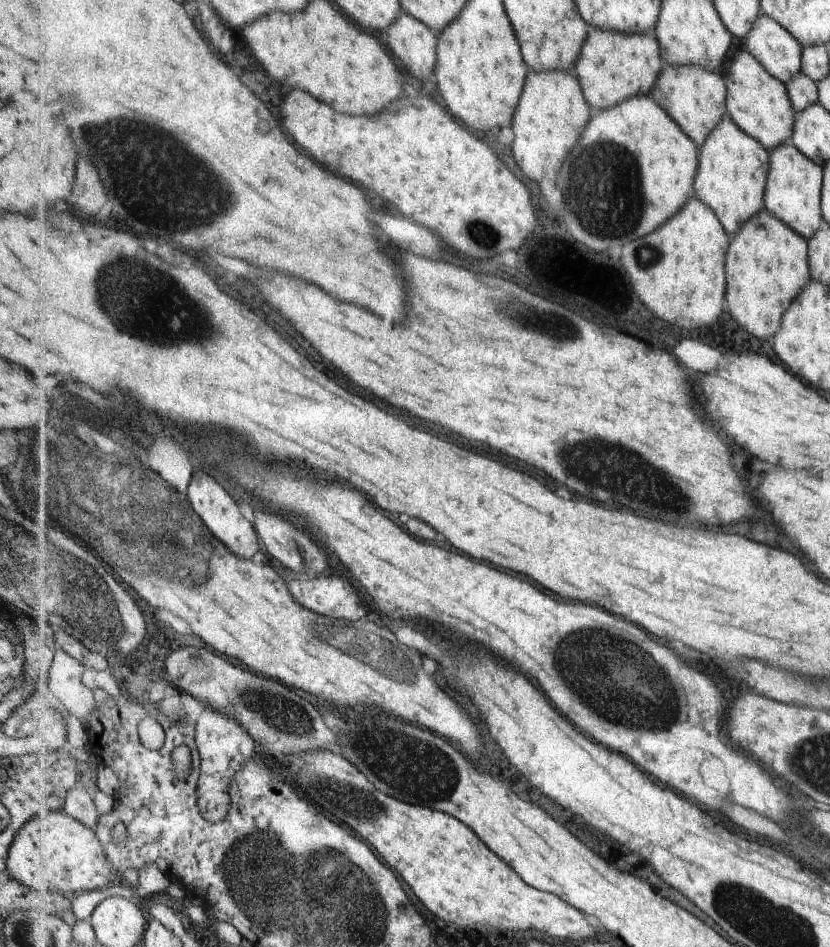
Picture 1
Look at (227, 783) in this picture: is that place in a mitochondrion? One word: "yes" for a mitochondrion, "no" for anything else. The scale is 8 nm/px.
no

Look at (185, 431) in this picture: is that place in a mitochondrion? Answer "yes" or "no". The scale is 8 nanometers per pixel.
no

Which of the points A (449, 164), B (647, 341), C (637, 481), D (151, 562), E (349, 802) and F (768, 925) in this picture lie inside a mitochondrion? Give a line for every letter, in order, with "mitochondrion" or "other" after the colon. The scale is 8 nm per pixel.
A: other
B: other
C: mitochondrion
D: mitochondrion
E: mitochondrion
F: mitochondrion

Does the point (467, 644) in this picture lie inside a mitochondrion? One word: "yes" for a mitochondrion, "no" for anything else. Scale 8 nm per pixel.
no

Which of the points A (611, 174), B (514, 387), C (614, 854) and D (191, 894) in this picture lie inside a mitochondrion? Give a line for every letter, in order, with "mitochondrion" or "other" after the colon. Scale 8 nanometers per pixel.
A: mitochondrion
B: other
C: other
D: other

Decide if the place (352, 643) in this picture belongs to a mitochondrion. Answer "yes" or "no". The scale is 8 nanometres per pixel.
yes

